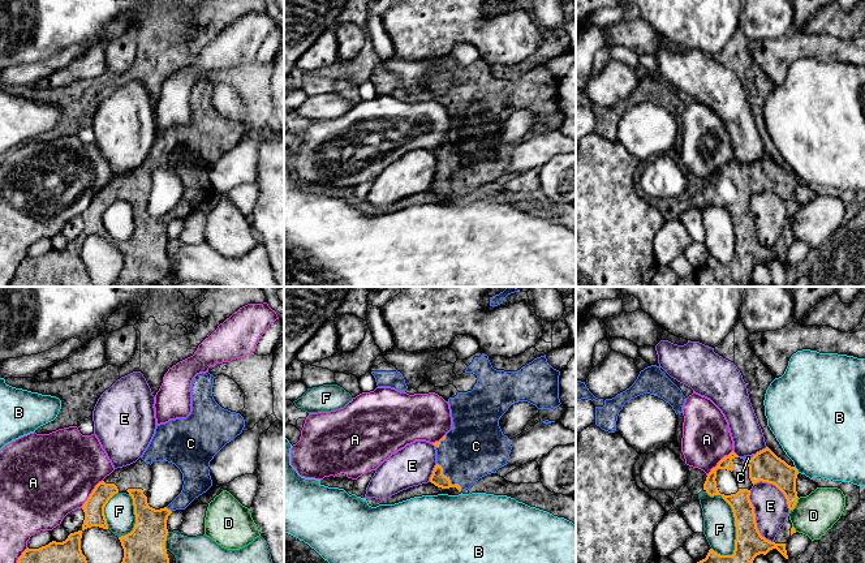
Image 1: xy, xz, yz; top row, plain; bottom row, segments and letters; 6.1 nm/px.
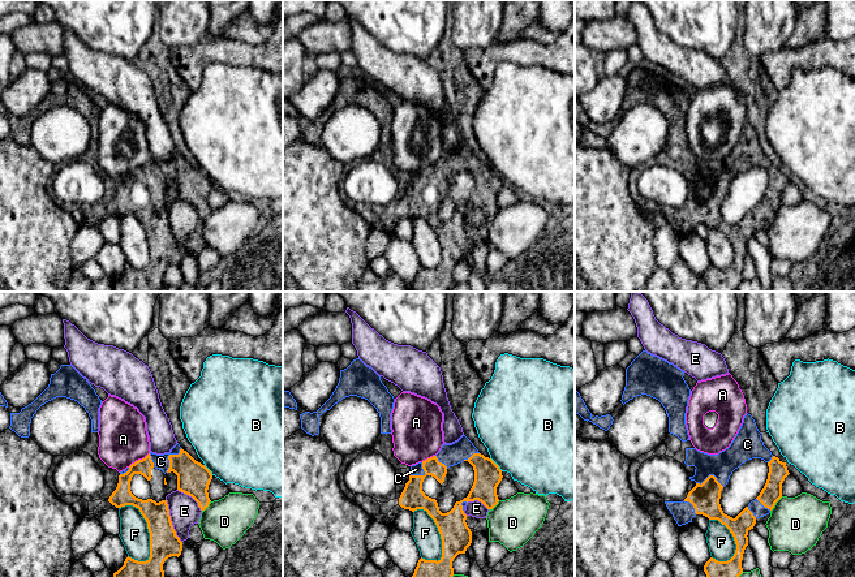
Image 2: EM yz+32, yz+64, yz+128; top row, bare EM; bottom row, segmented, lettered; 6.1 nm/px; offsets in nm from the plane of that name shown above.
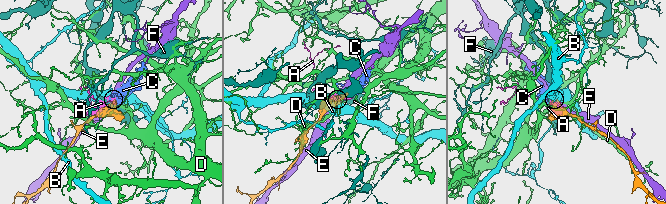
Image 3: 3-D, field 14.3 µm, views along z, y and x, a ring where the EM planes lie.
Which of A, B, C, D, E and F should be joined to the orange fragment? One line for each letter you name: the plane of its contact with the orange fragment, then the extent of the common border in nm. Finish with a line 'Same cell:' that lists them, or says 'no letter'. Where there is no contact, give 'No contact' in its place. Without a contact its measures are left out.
C: Touches orange in xz. Shared border 220 nm
Same cell: C

